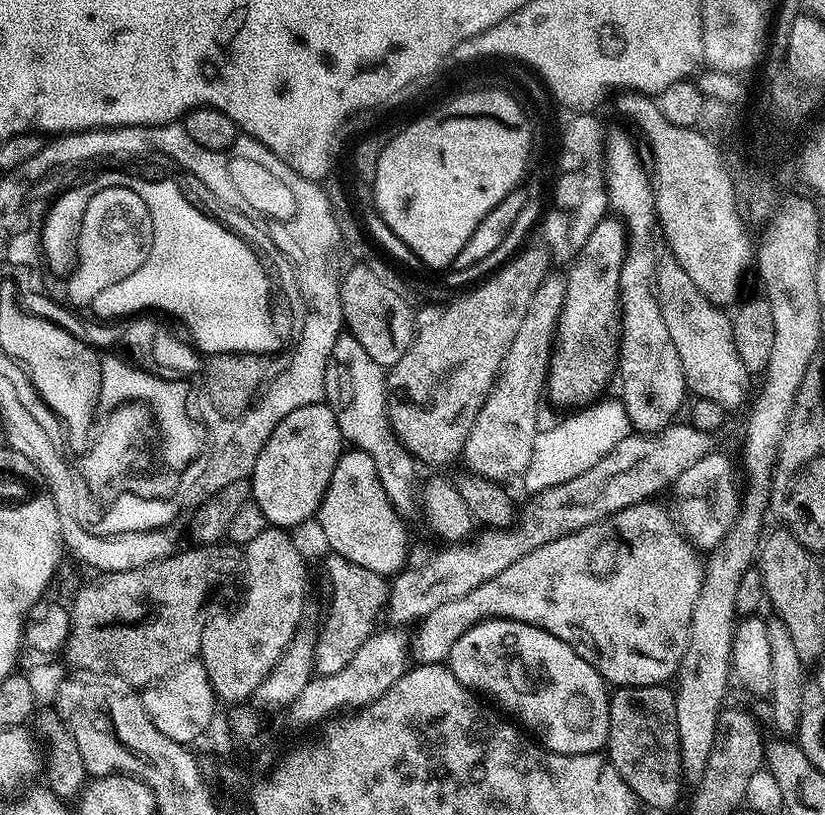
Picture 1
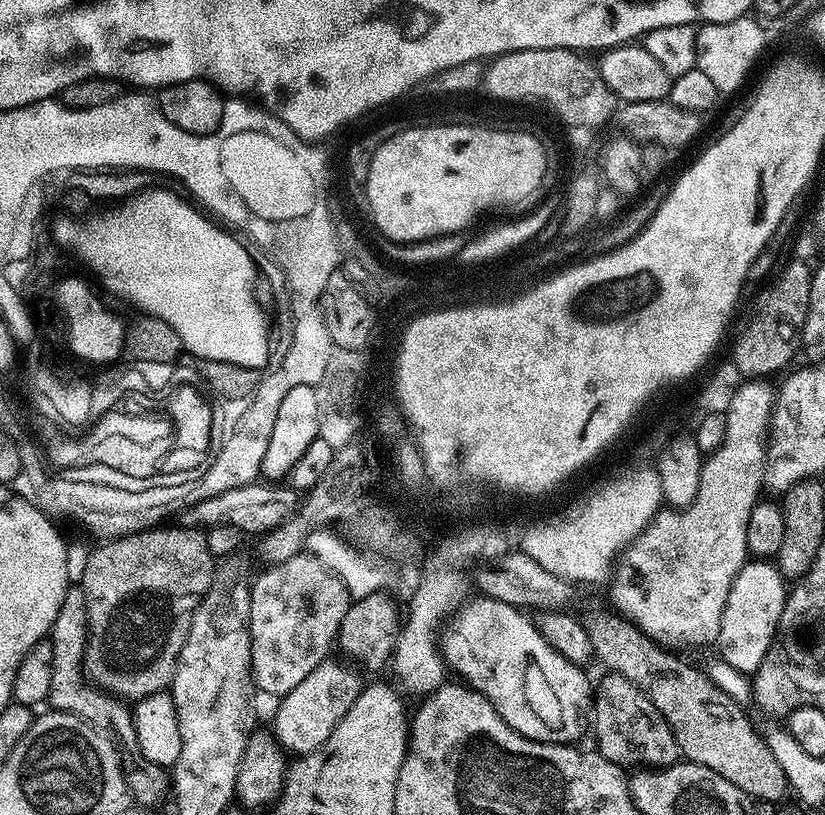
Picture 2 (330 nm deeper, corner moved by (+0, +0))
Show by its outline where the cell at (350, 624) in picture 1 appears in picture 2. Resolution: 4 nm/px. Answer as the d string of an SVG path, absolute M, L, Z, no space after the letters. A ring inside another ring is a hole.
M311 554L294 556L265 569L250 584L251 679L257 689L279 698L294 690L314 666L329 659L328 651L337 643L350 597L344 583Z

